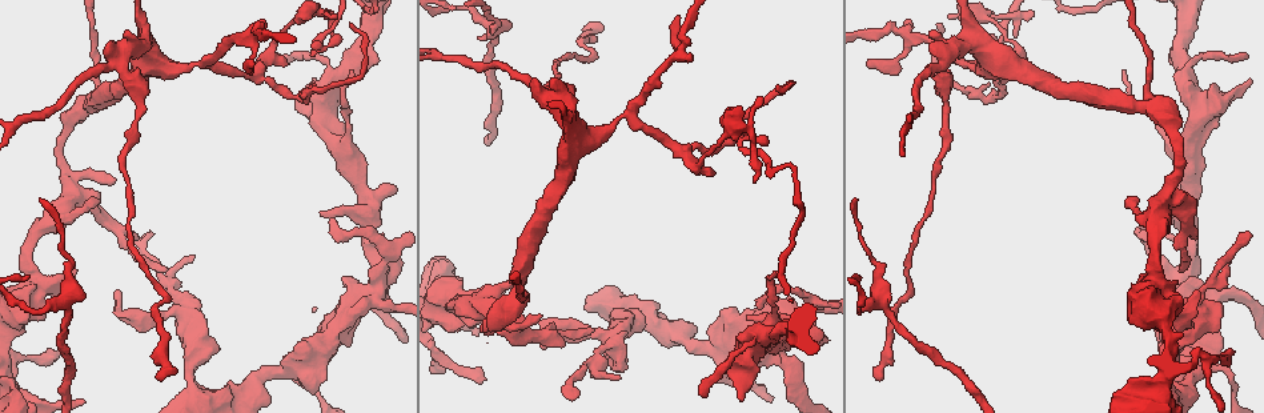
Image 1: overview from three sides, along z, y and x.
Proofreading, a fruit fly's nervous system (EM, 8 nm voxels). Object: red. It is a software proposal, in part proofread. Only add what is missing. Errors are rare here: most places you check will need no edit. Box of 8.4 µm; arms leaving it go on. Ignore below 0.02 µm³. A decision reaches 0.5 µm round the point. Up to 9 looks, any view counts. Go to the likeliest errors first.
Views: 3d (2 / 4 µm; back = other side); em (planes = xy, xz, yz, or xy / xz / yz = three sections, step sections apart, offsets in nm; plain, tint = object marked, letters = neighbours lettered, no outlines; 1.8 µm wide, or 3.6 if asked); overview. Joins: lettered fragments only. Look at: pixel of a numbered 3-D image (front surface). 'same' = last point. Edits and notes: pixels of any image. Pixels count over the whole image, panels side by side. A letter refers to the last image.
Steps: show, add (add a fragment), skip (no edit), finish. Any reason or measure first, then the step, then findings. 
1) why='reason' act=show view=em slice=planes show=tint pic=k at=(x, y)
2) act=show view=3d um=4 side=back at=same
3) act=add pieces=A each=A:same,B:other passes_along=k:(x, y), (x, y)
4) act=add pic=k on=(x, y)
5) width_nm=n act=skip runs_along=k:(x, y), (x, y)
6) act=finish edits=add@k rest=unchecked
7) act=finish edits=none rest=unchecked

why='sharp bend' act=show view=em slice=yz step=8 show=letters pic=1 at=(757, 164)

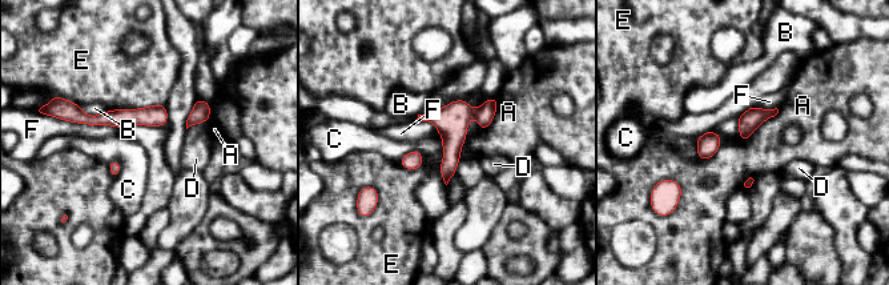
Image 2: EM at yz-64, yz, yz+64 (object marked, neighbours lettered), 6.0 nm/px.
act=skip each=A:other,B:other,C:other,D:other,E:other,F:other border=2:(441, 141), (441, 177), (446, 185) found='none of them fits'

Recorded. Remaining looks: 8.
why='sudden change in width' act=show view=3d um=4 pic=1 at=(34, 289)

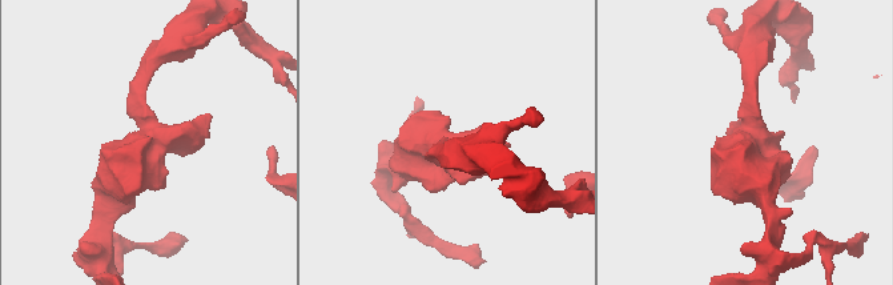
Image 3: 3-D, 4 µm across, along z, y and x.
act=show view=em slice=yz step=8 show=tint pic=3 at=(745, 141)

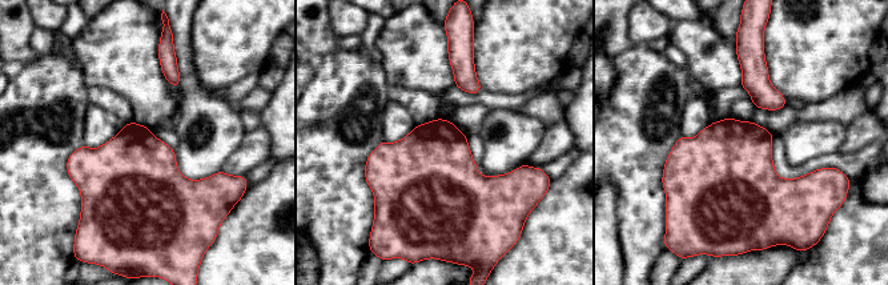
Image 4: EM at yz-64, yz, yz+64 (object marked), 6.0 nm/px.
act=show view=em slice=yz step=8 show=letters at=same

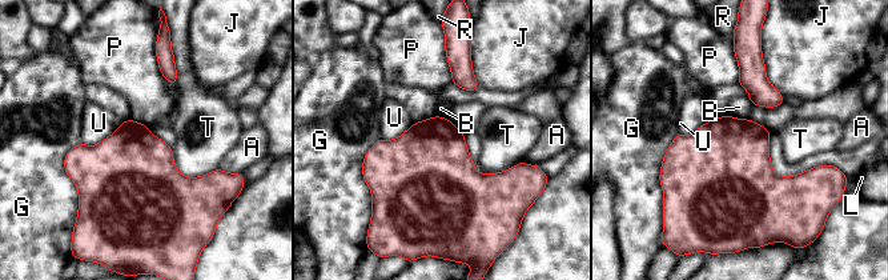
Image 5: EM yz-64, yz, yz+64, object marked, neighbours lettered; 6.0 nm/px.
width_nm=400 act=skip each=A:other,B:other,G:other,J:other,L:other,P:other,R:other,T:other,U:other border=5:(155, 48), (159, 71), (175, 86) found='none of them fits'

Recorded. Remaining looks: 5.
act=show view=3d um=2 pic=1 at=(115, 293)

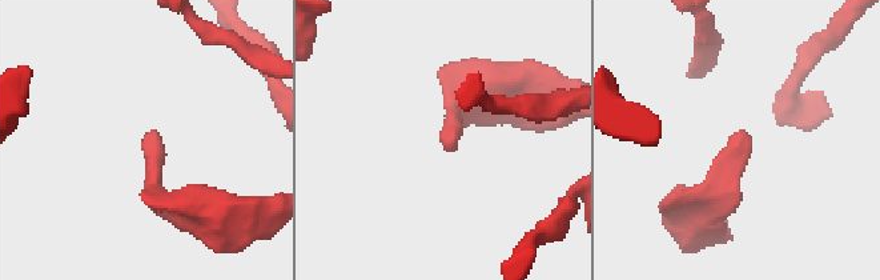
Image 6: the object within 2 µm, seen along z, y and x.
why='now the EM' act=show view=em slice=xz step=8 show=letters pic=6 at=(738, 133)

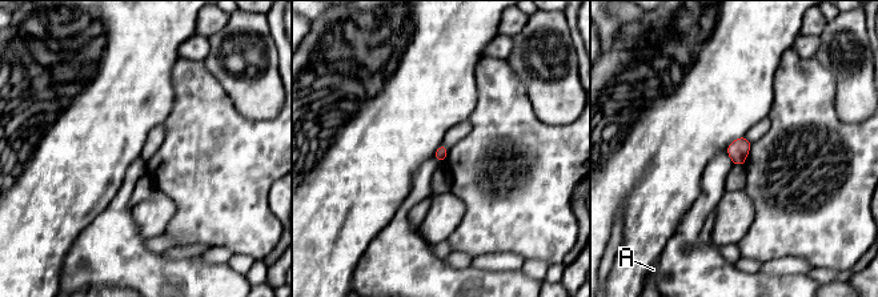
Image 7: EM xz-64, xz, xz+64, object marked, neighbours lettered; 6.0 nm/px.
why='another direction' act=show view=em slice=yz step=16 show=letters at=same

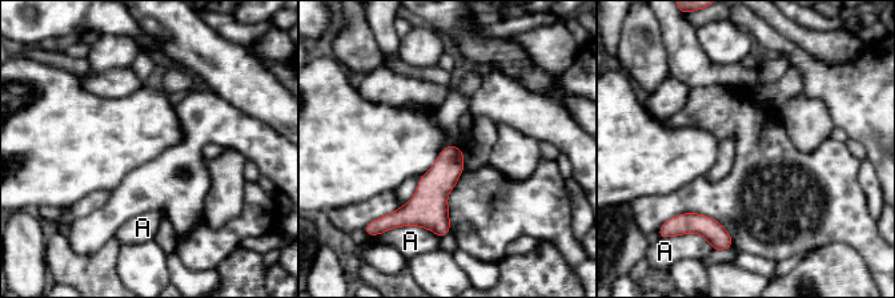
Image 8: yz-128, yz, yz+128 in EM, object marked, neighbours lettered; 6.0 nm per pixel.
width_nm=180 act=skip each=A:other border=8:(398, 226), (422, 226), (440, 238) found='no lettered fragment goes on from it'

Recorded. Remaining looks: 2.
why='tapers out' act=show view=3d um=2 pic=1 at=(582, 30)

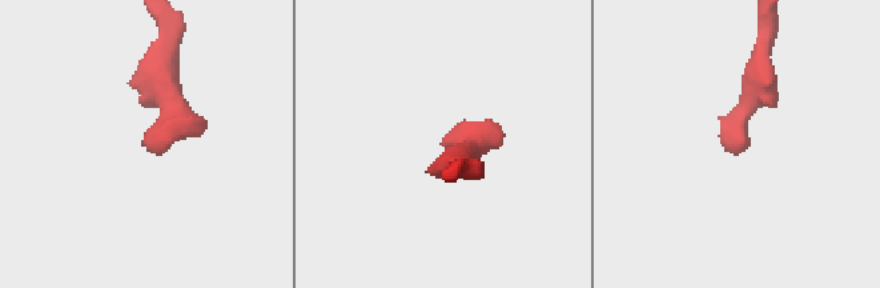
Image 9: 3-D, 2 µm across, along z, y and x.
act=show view=em slice=planes show=letters pic=9 at=(744, 140)

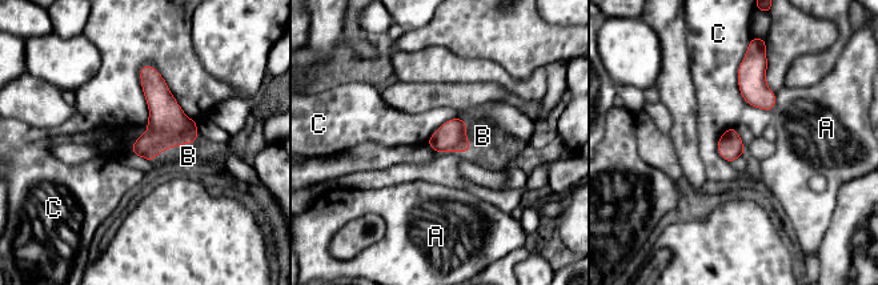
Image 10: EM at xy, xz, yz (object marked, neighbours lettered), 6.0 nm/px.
width_nm=160 act=skip each=A:other,B:other,C:other border=10:(144, 64), (161, 76), (192, 120) found='none of them fits'

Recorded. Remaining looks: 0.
act=finish edits=none rest=unchecked

